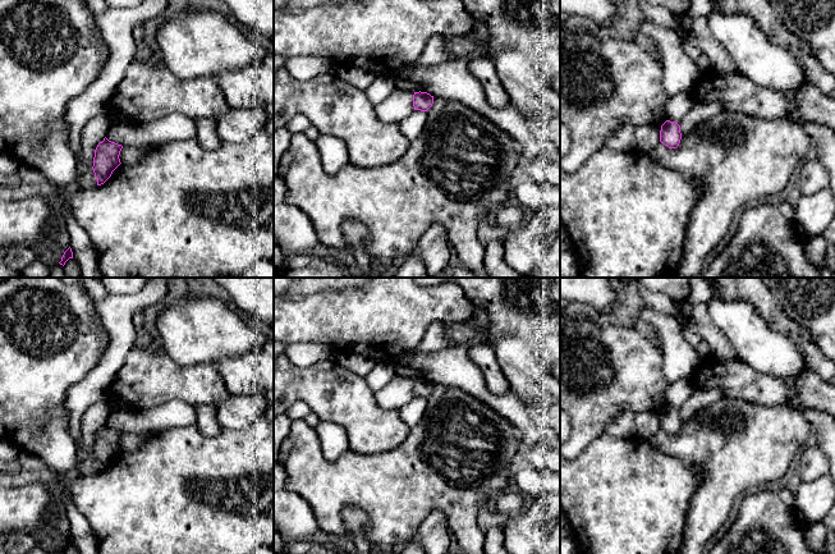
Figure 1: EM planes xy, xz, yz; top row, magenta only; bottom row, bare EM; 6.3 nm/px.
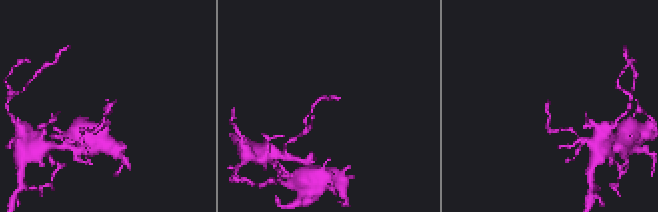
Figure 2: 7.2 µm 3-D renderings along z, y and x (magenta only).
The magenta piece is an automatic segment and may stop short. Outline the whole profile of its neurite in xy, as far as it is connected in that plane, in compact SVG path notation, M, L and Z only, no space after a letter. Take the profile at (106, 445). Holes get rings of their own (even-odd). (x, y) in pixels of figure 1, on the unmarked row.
M106 423L95 436L93 459L97 464L97 472L104 471L113 458L121 450L119 441L123 432L109 427Z

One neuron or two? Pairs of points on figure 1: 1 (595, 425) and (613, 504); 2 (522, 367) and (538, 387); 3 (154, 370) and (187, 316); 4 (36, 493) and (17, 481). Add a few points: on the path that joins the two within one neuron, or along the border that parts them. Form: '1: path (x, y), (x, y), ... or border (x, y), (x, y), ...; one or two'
1: border (604, 431), (576, 457); two
2: path (526, 372), (533, 381); one
3: border (164, 352), (180, 365), (193, 364); two
4: border (41, 482), (30, 482), (13, 488); two

